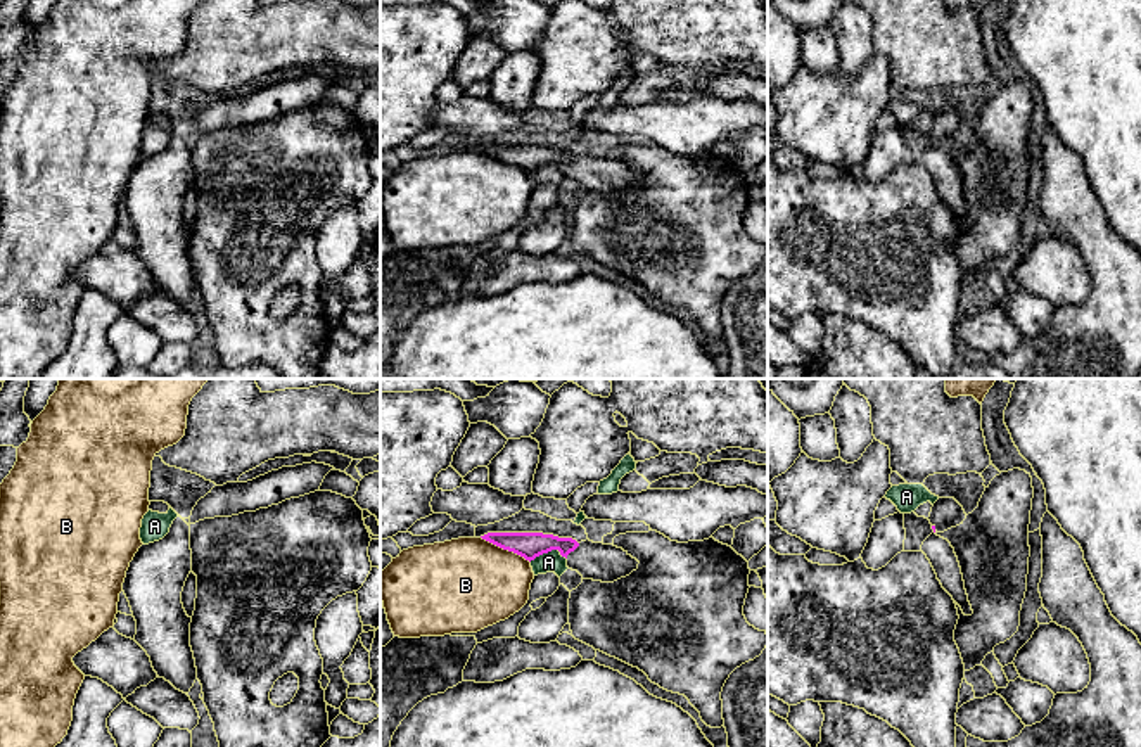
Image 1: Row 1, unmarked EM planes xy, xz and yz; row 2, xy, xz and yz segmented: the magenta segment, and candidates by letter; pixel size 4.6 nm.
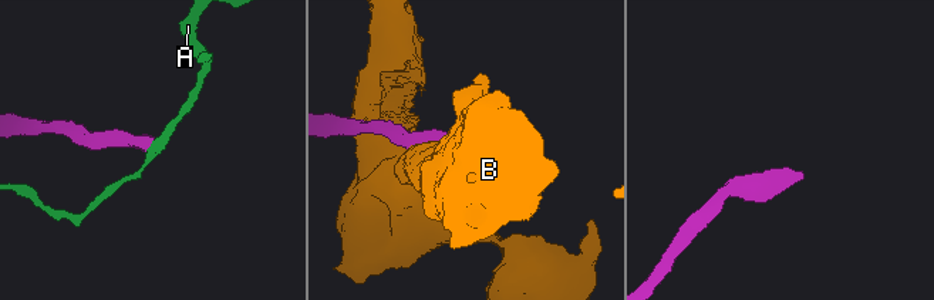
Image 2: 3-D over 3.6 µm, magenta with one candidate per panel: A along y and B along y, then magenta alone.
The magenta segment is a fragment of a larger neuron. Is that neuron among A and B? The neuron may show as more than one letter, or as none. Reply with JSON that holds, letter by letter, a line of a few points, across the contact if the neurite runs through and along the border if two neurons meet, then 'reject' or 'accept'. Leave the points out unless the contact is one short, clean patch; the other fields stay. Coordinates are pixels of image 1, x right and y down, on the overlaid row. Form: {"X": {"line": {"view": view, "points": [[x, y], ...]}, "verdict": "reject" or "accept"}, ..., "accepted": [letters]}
{"A": {"line": {"view": "xz", "points": [[566, 557], [557, 550], [548, 550], [529, 561]]}, "verdict": "reject"}, "B": {"verdict": "reject"}, "accepted": []}

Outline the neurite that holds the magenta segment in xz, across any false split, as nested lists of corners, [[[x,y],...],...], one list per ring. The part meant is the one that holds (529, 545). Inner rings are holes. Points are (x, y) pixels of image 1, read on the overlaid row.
[[[488,533],[482,540],[513,552],[526,560],[558,550],[567,559],[567,567],[577,571],[583,579],[614,583],[638,569],[638,560],[614,545],[577,543],[572,538],[558,538],[543,533]]]

